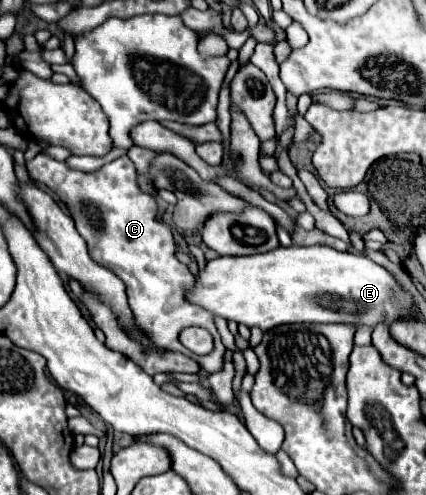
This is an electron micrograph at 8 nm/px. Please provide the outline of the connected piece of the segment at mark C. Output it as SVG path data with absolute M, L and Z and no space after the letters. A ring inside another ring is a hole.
M39 153L31 161L27 161L27 171L33 181L47 185L65 203L77 225L79 235L89 247L91 259L111 269L125 283L129 307L133 311L135 323L143 329L143 333L161 349L177 351L195 359L205 373L223 369L225 345L221 343L213 315L185 301L183 293L195 283L195 277L183 263L177 261L177 247L173 243L171 229L155 219L155 197L139 189L137 173L131 159L119 157L93 173L83 173L69 169L65 163L55 161L45 153ZM185 327L207 329L213 335L215 351L201 357L183 347L179 341L179 333Z

